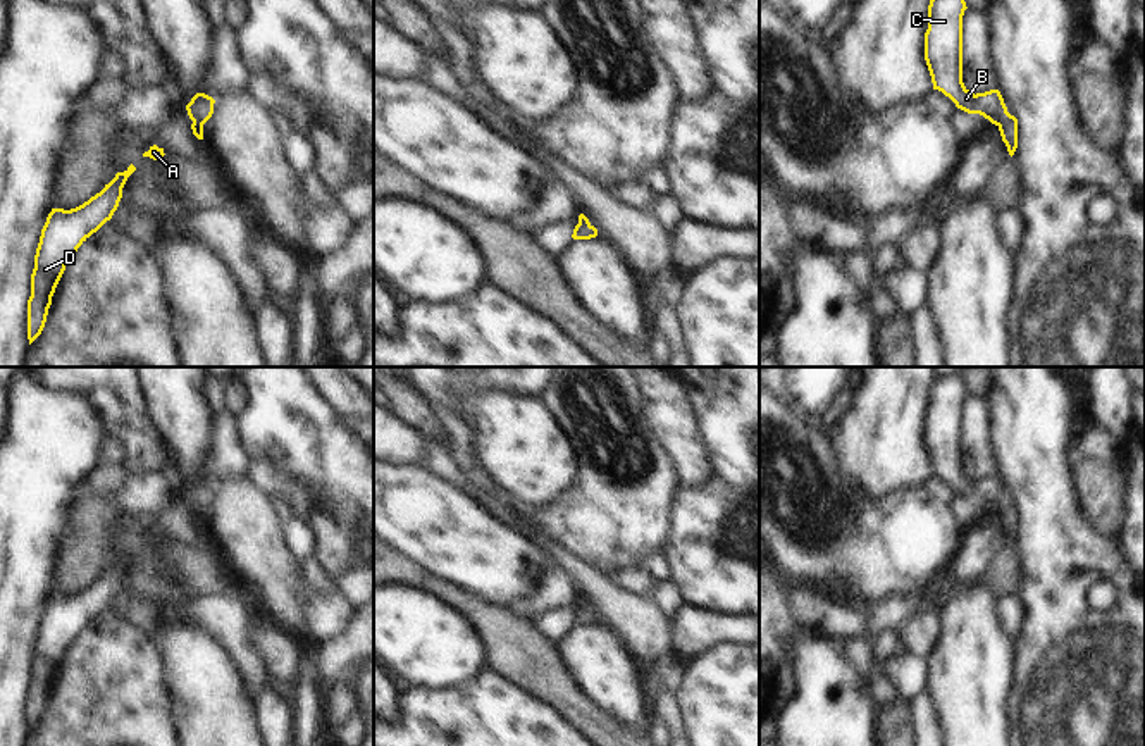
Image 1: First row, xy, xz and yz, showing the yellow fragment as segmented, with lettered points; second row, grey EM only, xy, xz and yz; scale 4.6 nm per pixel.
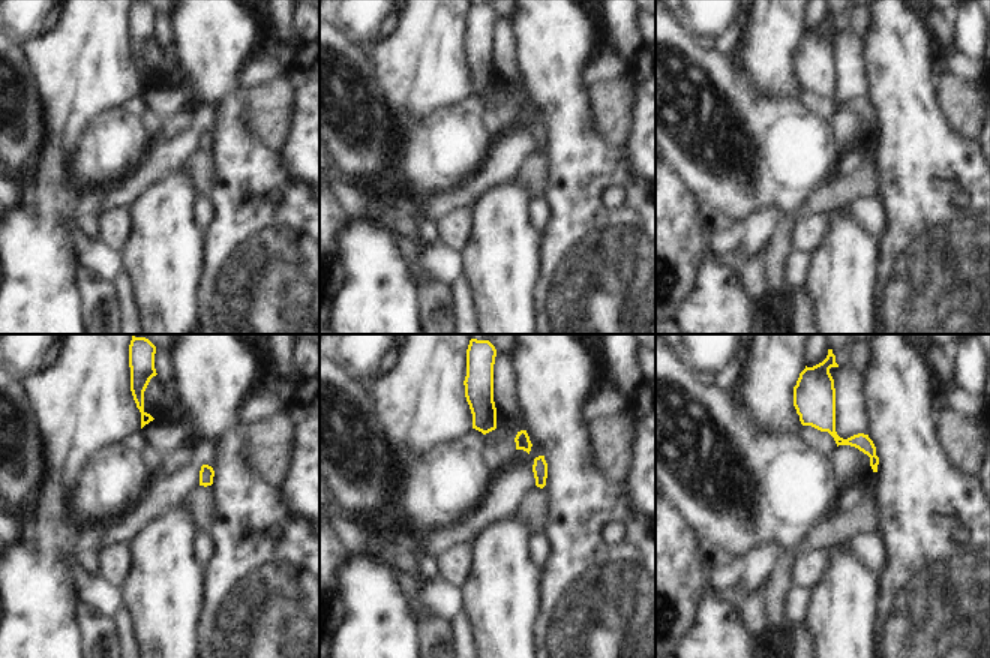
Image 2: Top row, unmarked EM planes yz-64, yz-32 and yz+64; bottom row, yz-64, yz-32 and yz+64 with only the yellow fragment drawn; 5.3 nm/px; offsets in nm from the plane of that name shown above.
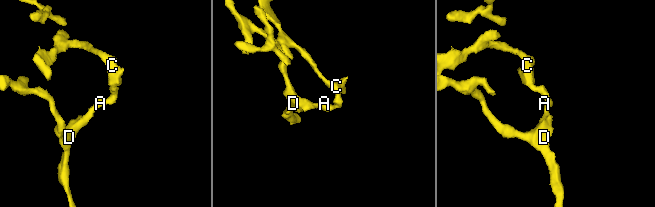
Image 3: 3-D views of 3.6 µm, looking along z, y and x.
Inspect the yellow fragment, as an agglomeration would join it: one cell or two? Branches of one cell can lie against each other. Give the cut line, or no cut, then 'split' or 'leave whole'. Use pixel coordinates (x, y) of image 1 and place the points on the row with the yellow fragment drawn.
no cut; leave whole

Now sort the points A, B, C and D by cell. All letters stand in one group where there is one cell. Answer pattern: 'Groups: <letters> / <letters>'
Groups: A B C D.

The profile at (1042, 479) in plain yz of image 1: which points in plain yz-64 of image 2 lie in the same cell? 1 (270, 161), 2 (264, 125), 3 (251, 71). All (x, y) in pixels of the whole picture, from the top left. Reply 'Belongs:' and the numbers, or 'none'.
Belongs: 1

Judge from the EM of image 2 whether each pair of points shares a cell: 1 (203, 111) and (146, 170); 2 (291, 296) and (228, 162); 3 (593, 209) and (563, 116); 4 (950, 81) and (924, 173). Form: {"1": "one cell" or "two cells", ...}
{"1": "one cell", "2": "one cell", "3": "one cell", "4": "two cells"}

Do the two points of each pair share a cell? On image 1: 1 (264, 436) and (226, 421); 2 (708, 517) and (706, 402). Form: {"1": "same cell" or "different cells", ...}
{"1": "different cells", "2": "same cell"}

